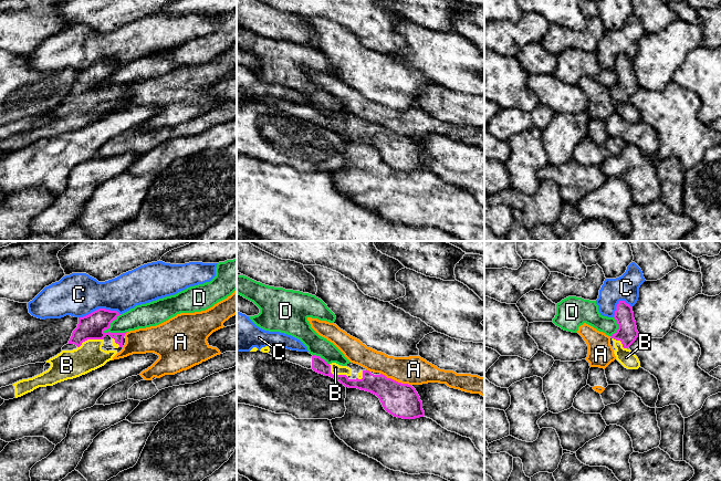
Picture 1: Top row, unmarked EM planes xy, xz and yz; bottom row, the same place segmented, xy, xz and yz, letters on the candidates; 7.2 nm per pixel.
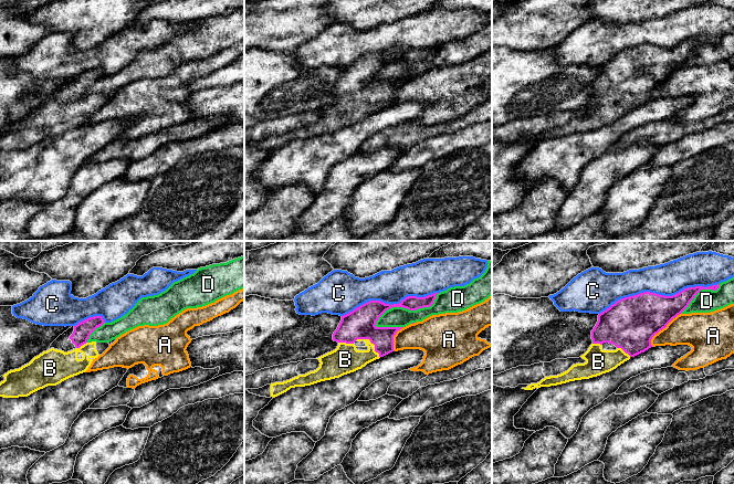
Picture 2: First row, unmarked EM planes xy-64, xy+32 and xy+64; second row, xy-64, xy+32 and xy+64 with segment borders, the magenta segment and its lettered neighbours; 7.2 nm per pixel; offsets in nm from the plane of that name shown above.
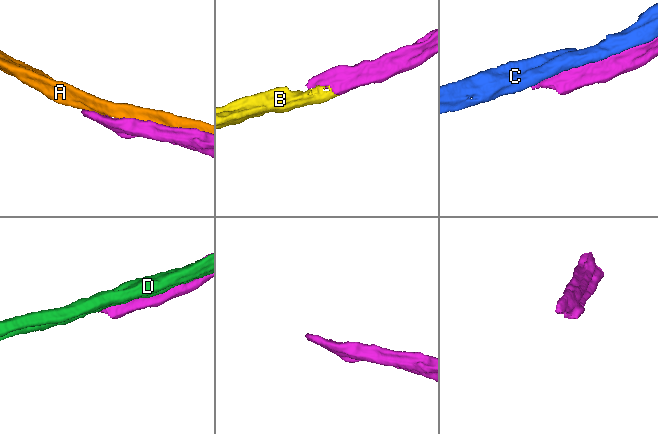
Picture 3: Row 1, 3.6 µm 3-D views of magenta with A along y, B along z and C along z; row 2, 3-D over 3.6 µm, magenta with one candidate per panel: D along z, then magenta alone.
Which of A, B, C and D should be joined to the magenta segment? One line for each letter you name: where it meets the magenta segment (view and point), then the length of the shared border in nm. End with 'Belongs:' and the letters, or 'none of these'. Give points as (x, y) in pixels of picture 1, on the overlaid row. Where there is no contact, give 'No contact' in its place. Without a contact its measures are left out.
B: Touches magenta at xy (90, 338). Shared border 200 nm
Belongs: B

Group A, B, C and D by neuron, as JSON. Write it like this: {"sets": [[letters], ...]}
{"sets": [["A"], ["B"], ["C"], ["D"]]}

